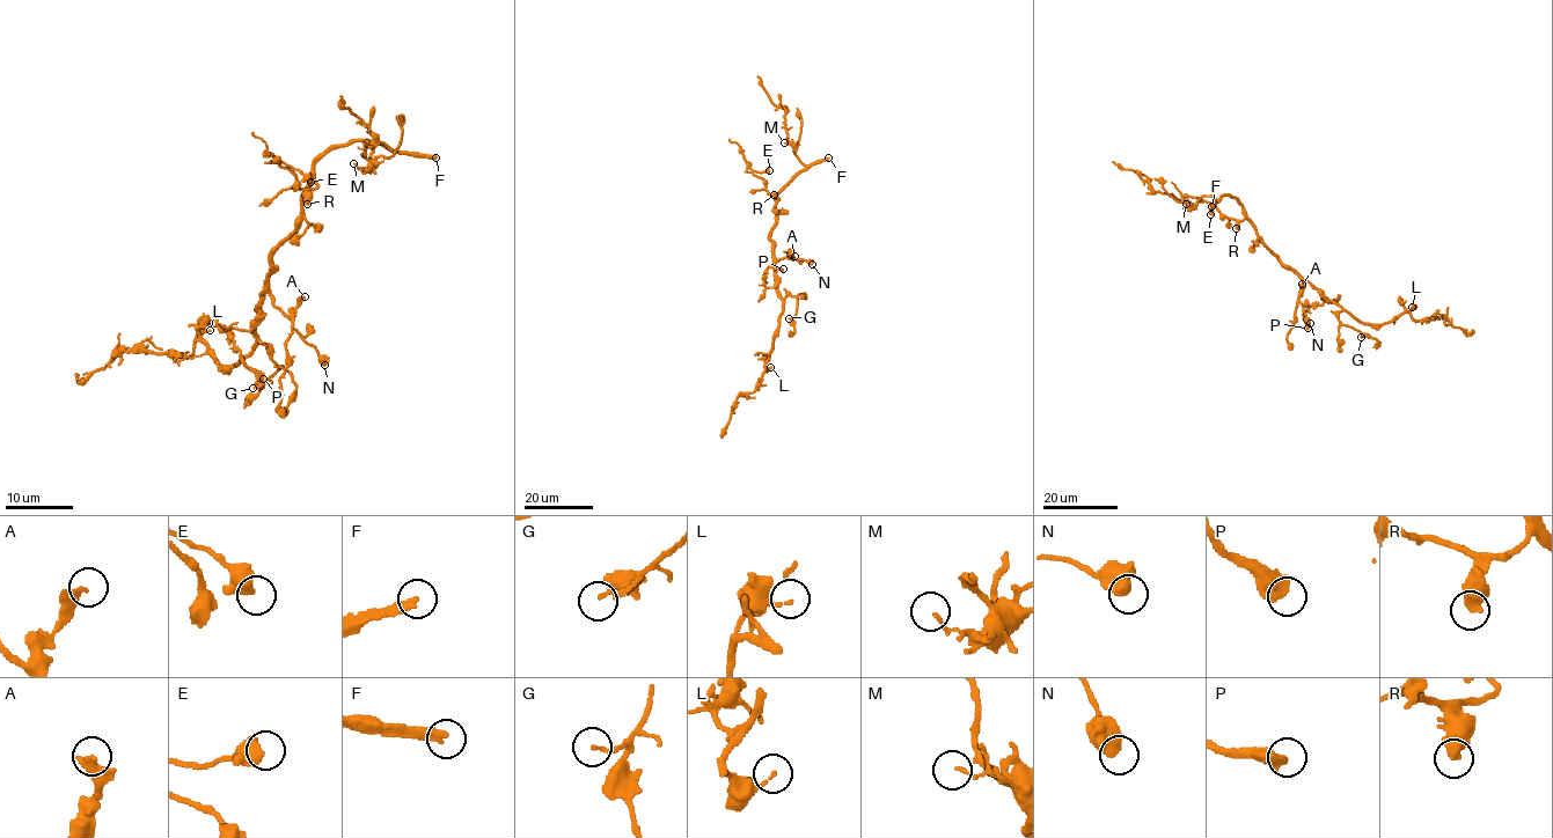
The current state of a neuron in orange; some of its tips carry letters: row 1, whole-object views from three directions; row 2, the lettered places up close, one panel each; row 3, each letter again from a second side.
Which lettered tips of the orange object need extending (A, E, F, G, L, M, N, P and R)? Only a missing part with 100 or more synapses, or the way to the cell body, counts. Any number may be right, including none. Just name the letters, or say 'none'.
F

